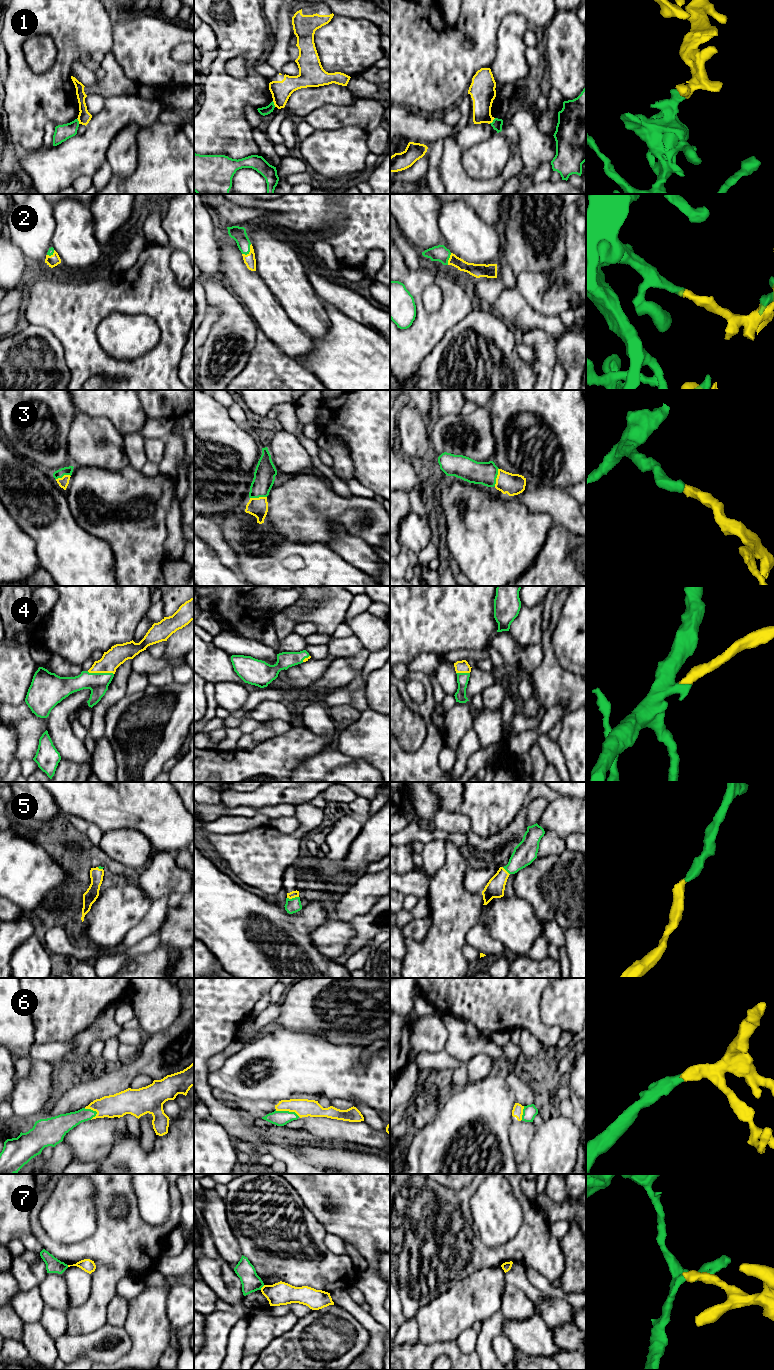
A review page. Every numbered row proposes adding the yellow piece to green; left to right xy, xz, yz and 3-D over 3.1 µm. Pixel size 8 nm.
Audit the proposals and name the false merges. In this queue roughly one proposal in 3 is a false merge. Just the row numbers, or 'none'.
1, 7

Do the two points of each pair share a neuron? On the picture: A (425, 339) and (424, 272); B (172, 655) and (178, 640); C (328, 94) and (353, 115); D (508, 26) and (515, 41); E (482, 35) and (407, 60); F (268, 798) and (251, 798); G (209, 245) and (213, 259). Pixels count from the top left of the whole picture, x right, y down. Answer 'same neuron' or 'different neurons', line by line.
A: same neuron
B: same neuron
C: different neurons
D: same neuron
E: same neuron
F: same neuron
G: same neuron

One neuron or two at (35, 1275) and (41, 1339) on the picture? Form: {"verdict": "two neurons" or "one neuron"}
{"verdict": "one neuron"}

